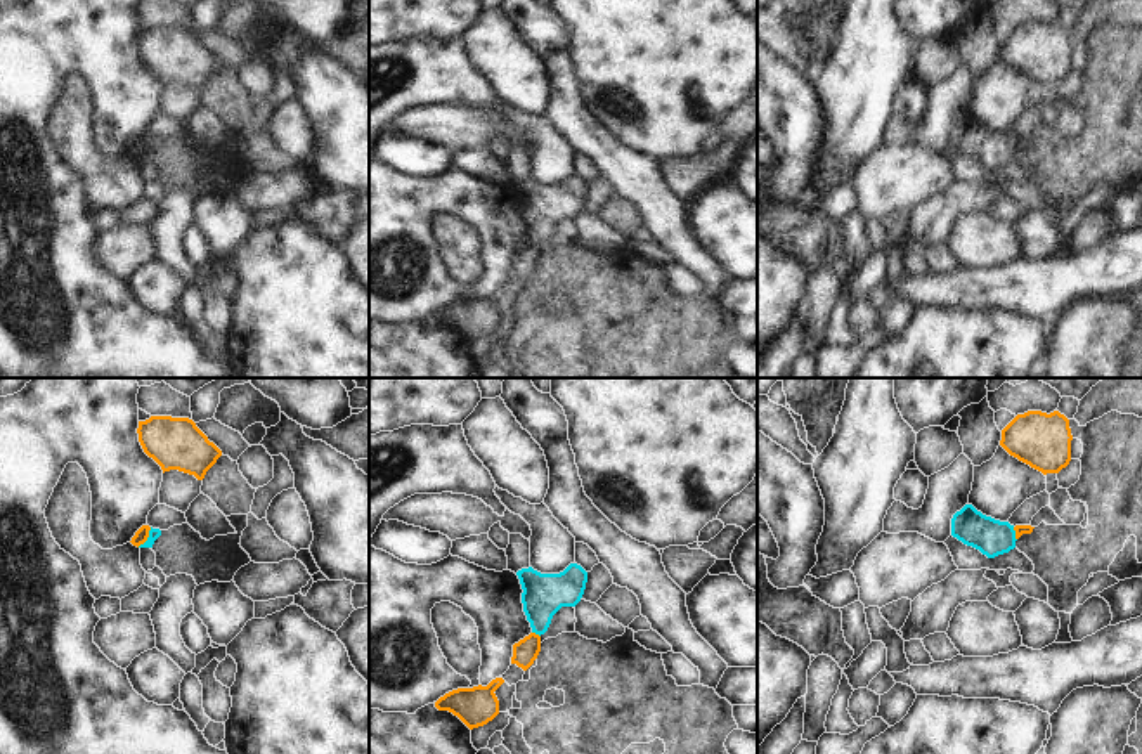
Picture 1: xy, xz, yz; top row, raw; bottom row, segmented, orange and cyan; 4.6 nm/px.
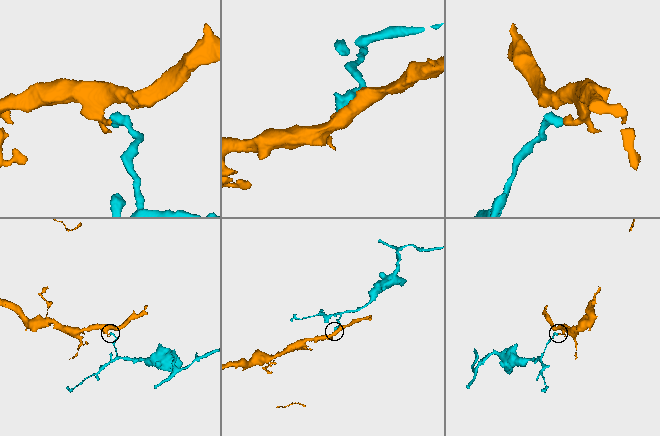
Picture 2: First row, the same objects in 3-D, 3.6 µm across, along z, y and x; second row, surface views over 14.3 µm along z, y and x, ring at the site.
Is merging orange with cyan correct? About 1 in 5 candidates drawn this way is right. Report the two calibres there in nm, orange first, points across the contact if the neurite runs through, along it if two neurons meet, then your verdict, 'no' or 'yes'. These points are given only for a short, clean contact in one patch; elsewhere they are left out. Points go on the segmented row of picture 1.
70 nm thick on the orange side, 50 nm on the other; border along xy (151, 527), (146, 539), (137, 546); no

